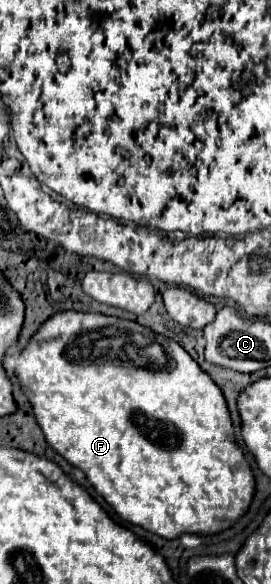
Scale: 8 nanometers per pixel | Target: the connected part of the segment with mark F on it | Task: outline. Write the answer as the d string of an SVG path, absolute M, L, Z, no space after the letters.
M62 310L62 312L54 312L38 328L38 332L30 338L28 346L16 356L16 378L20 380L20 388L24 396L32 404L36 422L40 424L46 436L46 442L58 454L62 454L72 466L80 468L86 474L86 478L96 488L96 492L116 510L116 514L120 514L122 520L132 522L162 538L172 540L184 532L216 534L232 526L232 522L238 520L248 508L252 494L254 494L254 476L252 476L248 462L244 460L244 454L234 444L234 430L232 430L230 414L226 408L226 400L220 388L212 382L212 378L200 370L200 366L192 360L192 356L180 344L132 320L120 320L116 316L106 316L106 314L86 314L86 312L76 312L76 310Z

